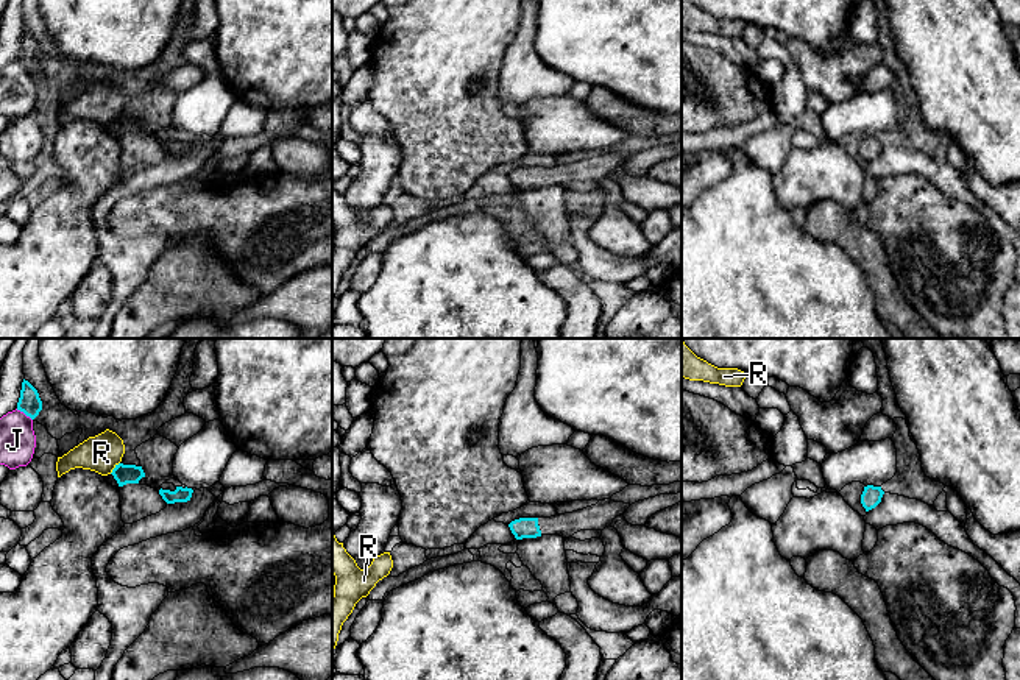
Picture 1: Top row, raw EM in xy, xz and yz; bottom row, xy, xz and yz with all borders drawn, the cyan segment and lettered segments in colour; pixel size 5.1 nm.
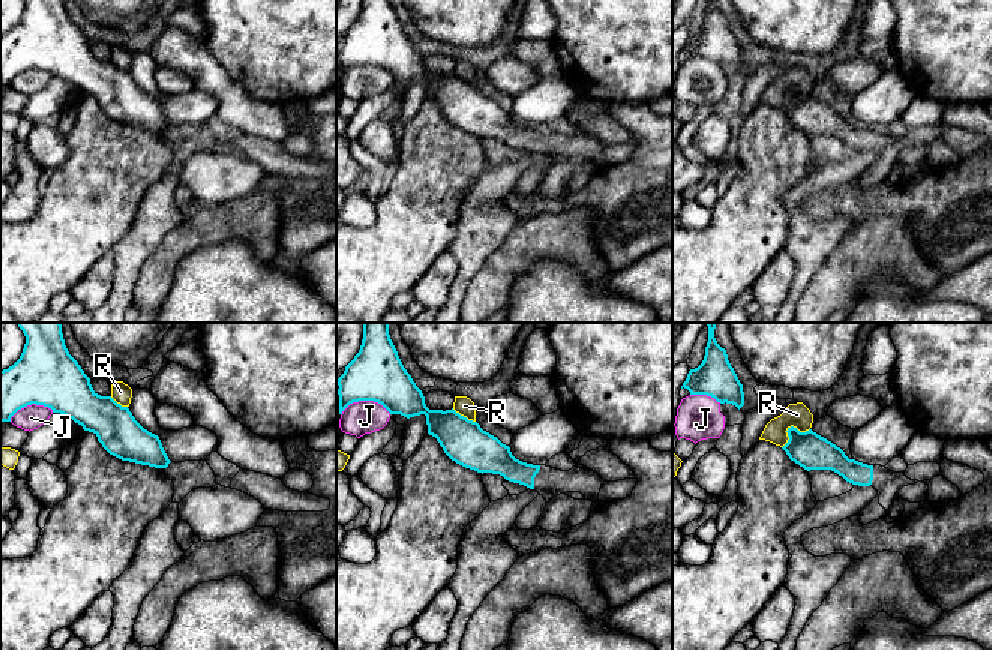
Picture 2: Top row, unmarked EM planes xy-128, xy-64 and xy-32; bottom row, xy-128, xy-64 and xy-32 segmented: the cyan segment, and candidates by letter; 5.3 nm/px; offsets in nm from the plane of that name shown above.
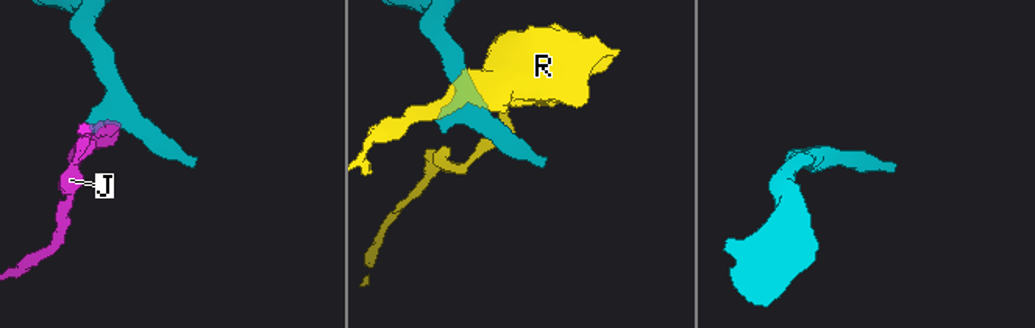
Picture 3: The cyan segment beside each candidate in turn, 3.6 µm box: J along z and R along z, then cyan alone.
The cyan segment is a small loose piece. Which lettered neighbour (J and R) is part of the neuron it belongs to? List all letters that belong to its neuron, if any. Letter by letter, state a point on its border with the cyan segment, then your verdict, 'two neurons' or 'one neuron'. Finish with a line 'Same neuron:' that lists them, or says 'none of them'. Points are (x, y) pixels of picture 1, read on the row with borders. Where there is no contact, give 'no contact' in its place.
J: meets cyan in xy at (24, 412); two neurons
R: meets cyan in xy at (114, 468); two neurons
Same neuron: none of them

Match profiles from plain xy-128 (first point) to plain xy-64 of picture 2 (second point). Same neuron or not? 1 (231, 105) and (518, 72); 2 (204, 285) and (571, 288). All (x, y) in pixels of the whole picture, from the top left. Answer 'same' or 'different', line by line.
1: different
2: same

